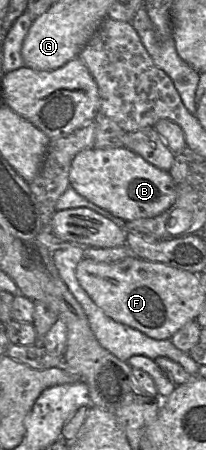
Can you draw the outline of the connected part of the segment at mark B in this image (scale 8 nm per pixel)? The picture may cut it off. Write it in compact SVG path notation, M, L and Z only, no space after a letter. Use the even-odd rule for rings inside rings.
M126 147L90 148L72 161L70 186L82 197L124 221L153 218L167 210L176 198L169 172L160 170Z

